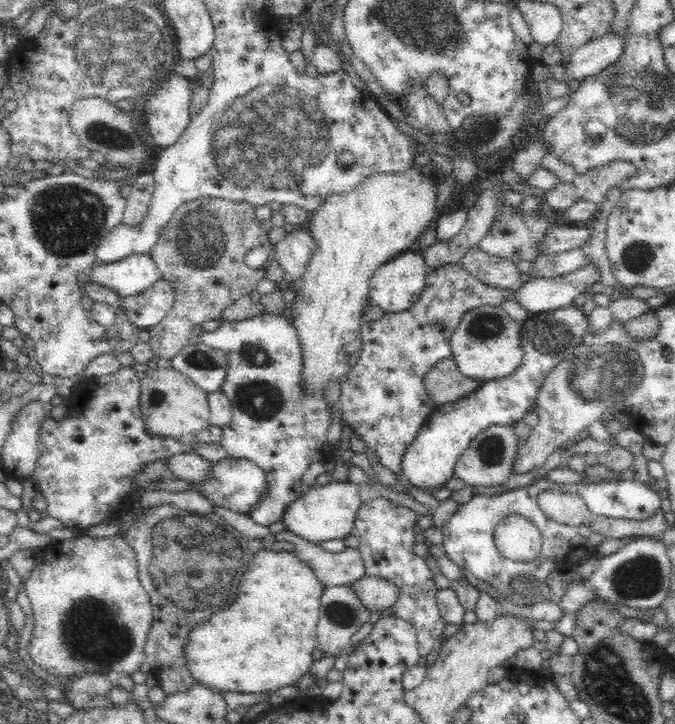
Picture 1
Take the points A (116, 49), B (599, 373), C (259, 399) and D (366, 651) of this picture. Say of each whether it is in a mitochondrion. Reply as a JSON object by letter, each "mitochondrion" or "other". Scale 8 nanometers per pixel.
{"A":"mitochondrion","B":"mitochondrion","C":"mitochondrion","D":"other"}

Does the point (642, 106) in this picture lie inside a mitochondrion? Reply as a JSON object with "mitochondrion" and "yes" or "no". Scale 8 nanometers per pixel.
{"mitochondrion":"yes"}

